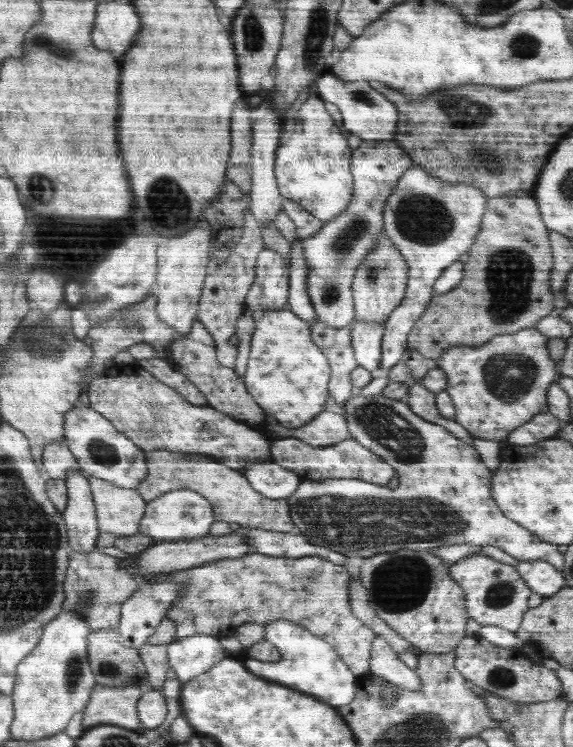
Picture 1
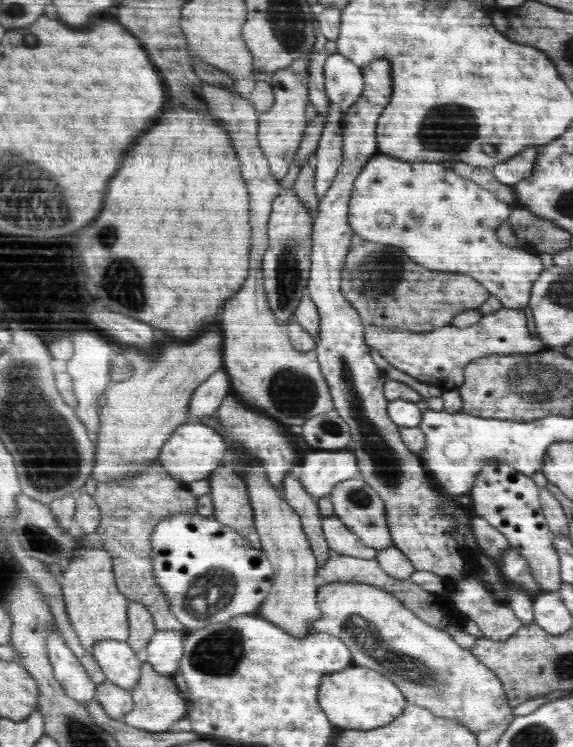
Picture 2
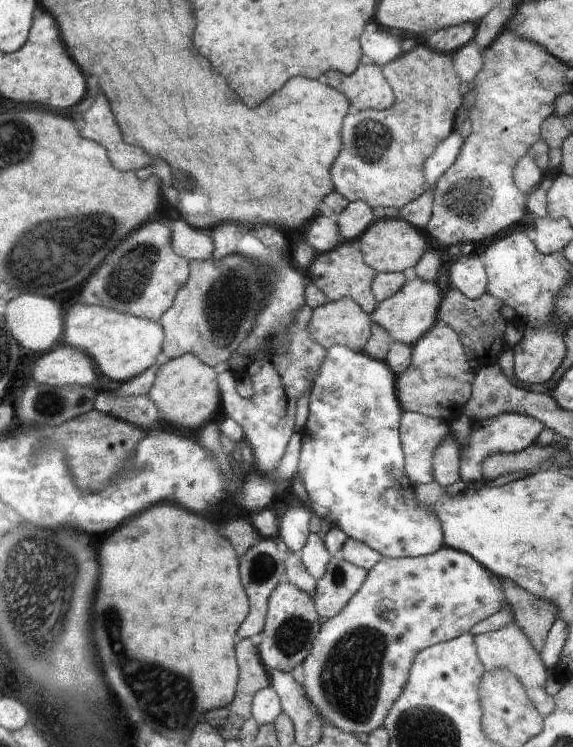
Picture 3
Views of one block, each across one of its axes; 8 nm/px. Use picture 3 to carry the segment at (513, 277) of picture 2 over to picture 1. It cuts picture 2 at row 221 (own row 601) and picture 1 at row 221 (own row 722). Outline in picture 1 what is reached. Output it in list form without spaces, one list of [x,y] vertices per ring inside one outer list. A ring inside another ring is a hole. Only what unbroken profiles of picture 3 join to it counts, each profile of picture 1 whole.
[[[363,141],[352,151],[352,176],[355,176],[355,196],[347,210],[322,224],[314,237],[300,240],[304,262],[308,268],[307,289],[312,308],[320,322],[342,328],[354,320],[352,279],[356,268],[374,250],[378,234],[384,231],[383,208],[398,179],[414,166],[412,156],[395,141]]]

